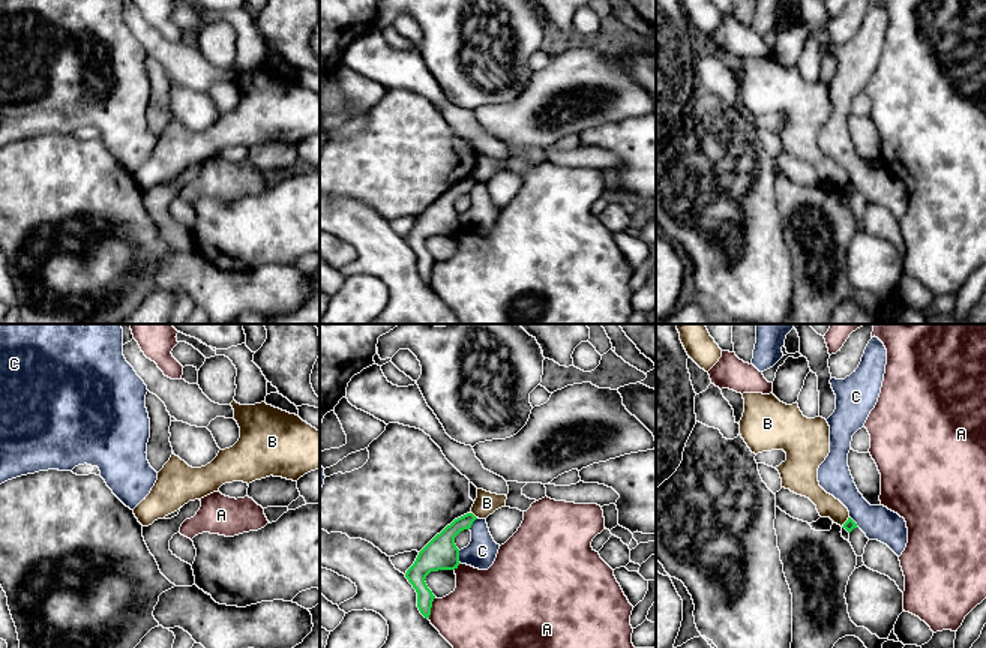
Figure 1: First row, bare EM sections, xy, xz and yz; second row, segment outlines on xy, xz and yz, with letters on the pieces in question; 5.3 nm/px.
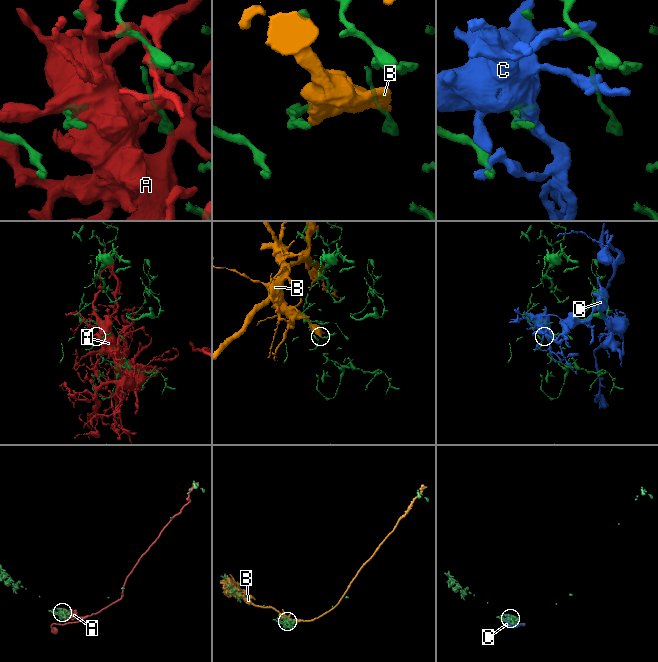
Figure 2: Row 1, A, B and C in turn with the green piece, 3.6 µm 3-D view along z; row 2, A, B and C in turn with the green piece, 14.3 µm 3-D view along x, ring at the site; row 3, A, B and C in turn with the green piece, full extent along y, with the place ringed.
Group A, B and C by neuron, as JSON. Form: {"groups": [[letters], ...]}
{"groups": [["A"], ["B"], ["C"]]}

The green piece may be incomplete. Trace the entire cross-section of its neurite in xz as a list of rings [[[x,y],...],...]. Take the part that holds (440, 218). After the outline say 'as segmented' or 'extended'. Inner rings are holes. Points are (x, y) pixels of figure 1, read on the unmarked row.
[[[473,177],[455,183],[419,216],[414,228],[405,237],[405,242],[417,256],[417,272],[428,284],[435,260],[428,252],[425,243],[431,236],[458,232],[461,226],[455,201],[461,195],[470,194],[476,183]]]; as segmented

